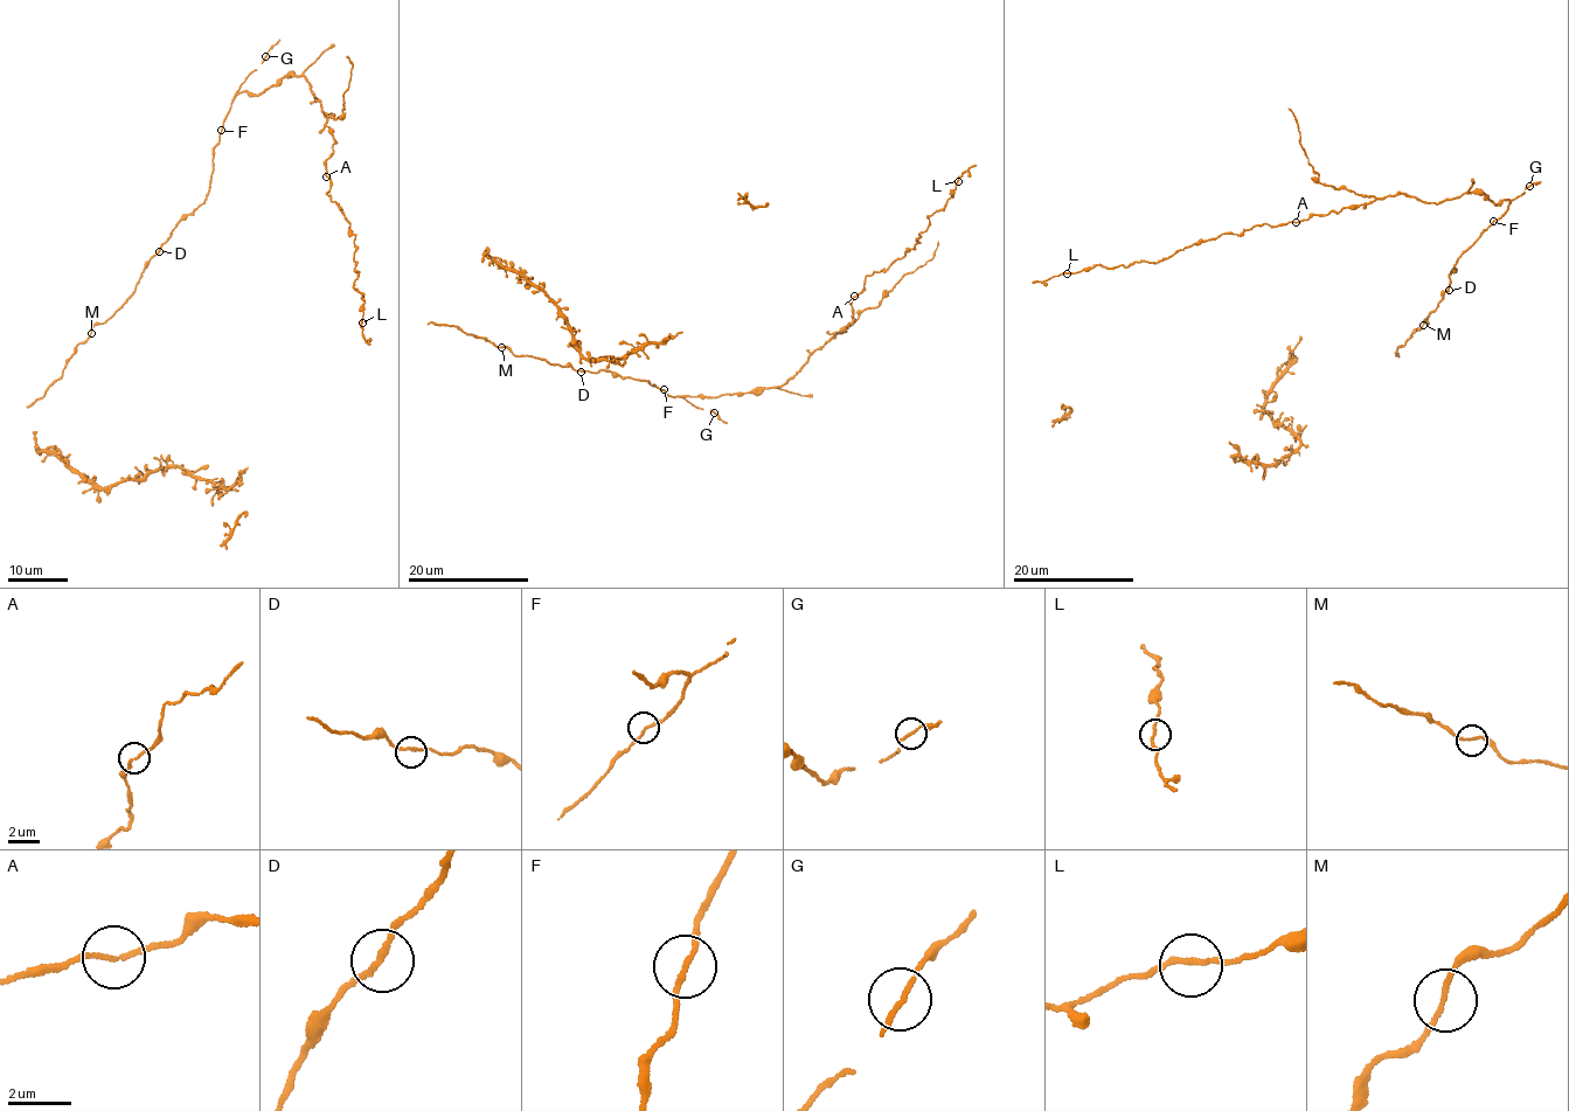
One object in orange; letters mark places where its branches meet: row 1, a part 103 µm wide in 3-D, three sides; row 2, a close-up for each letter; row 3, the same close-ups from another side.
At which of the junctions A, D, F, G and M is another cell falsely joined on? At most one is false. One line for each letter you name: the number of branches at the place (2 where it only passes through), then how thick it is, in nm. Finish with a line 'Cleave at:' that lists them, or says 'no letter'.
Cleave at: no letter

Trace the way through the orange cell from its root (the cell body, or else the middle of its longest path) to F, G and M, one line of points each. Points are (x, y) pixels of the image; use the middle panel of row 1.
F: (580, 370), (591, 373), (609, 369), (625, 377), (645, 379), (664, 389)
G: (580, 370), (591, 373), (609, 369), (625, 377), (645, 379), (666, 394), (679, 395), (714, 412)
M: (580, 370), (534, 356), (520, 356), (501, 347)

